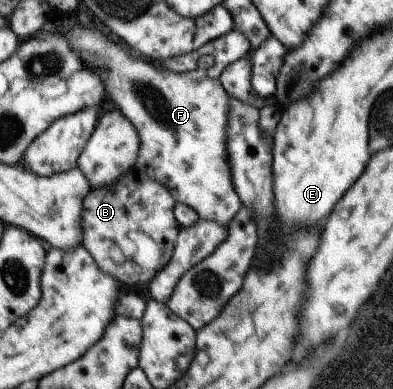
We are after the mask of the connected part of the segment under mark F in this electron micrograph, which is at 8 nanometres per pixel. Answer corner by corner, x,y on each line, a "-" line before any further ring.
67,24
65,30
62,26
62,35
72,42
81,58
95,62
97,68
103,66
103,72
98,73
106,84
109,106
121,109
136,126
142,145
134,168
168,186
176,202
192,208
199,219
223,226
229,224
242,203
234,189
228,163
229,95
218,79
209,78
197,68
186,73
167,70
158,62
129,52
116,38
111,42
94,26
90,29

